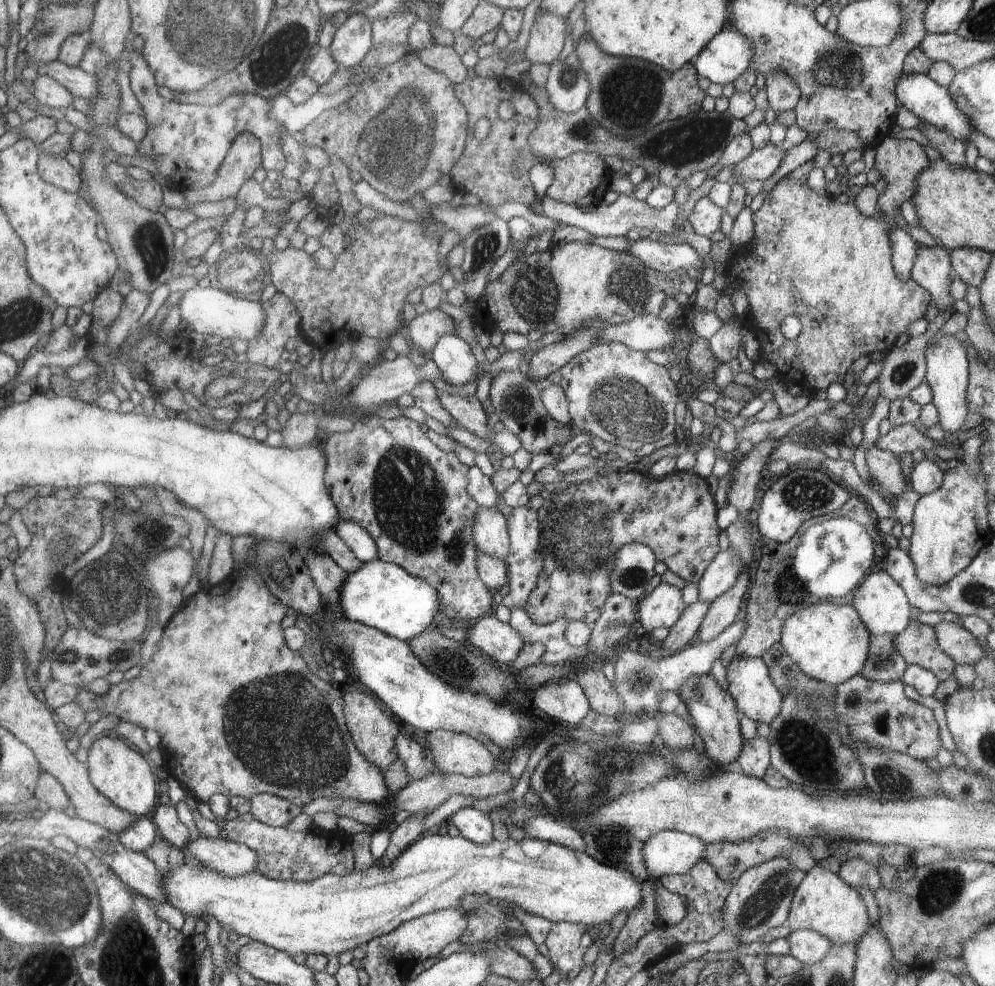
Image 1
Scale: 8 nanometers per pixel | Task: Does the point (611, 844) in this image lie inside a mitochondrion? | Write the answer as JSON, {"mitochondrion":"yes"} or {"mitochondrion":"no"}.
{"mitochondrion":"yes"}

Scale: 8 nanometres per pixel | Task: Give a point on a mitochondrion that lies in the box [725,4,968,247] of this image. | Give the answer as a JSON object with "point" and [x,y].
{"point":[838,69]}

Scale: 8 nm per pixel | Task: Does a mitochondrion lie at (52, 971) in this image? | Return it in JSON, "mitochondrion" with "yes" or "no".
{"mitochondrion":"no"}

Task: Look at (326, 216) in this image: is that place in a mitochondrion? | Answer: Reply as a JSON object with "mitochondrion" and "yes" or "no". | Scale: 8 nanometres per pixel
{"mitochondrion":"no"}

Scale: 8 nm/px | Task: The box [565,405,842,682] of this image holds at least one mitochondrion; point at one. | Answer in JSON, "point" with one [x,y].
{"point":[807,494]}

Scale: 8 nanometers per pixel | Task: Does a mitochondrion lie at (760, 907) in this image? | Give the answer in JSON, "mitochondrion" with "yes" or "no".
{"mitochondrion":"yes"}

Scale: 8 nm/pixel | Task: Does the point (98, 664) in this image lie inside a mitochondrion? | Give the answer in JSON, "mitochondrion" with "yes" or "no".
{"mitochondrion":"no"}

